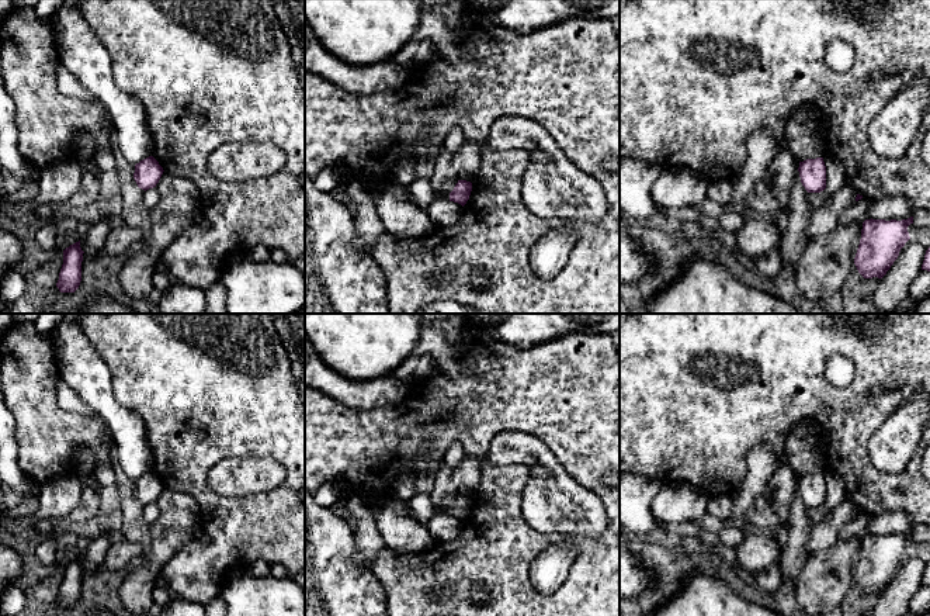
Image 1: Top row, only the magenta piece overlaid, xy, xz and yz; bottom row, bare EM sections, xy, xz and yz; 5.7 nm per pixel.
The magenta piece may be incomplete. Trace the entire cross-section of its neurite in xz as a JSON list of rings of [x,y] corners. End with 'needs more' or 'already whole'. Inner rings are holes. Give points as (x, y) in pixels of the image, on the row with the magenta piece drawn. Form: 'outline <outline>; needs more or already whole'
outline [[[458,180],[454,190],[450,193],[450,201],[458,203],[462,207],[469,200],[472,191],[472,183],[466,180]]]; already whole

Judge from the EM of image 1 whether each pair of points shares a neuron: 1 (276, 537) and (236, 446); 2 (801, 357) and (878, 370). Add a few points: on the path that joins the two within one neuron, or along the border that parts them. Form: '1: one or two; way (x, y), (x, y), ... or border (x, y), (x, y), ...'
1: one; way (281, 507), (290, 490), (290, 464), (267, 446)
2: one; way (821, 346), (854, 346), (859, 350)

